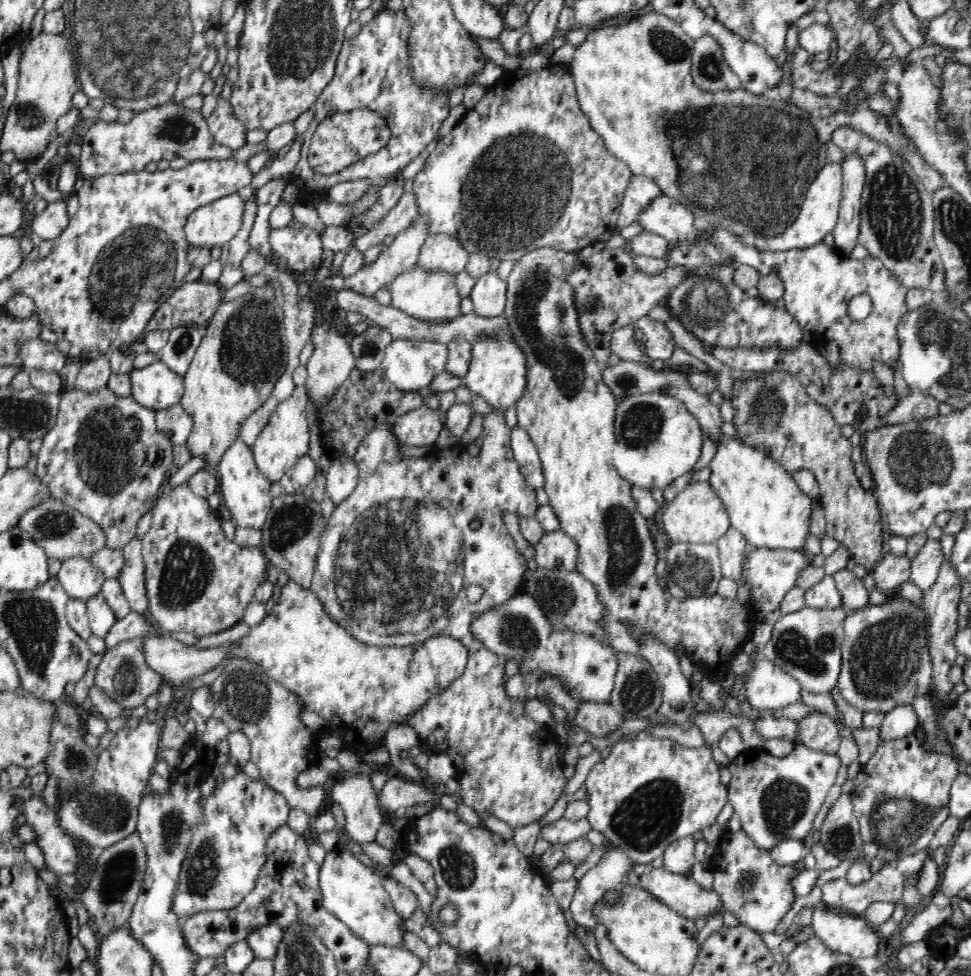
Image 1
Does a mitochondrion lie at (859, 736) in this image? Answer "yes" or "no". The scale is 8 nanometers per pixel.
no

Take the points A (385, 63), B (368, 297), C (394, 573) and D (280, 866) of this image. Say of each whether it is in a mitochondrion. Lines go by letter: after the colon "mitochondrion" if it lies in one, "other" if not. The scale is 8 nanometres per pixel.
A: other
B: other
C: mitochondrion
D: other

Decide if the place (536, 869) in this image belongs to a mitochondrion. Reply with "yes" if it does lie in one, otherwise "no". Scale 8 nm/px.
no

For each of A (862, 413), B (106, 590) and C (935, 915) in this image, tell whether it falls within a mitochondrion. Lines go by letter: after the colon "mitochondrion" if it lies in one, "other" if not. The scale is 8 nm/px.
A: mitochondrion
B: other
C: other

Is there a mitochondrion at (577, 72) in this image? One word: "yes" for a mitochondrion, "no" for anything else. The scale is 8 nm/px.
no

